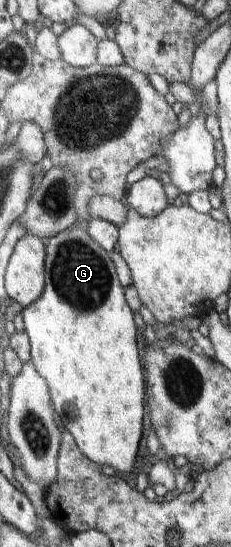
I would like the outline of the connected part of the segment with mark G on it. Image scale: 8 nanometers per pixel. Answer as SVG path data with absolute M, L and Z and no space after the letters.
M82 224L76 227L66 229L57 233L49 239L46 246L45 271L44 271L44 291L37 301L29 304L23 309L21 315L24 321L24 330L29 337L30 343L30 360L37 373L45 378L51 403L57 415L61 418L63 427L73 436L75 443L78 445L81 453L97 463L97 465L108 469L115 469L117 473L131 473L137 453L139 453L139 441L143 437L143 417L145 417L145 391L146 381L143 378L143 367L141 357L139 357L139 347L137 347L137 328L133 321L133 311L125 301L124 288L118 280L116 267L111 259L111 252L105 251L99 247L89 235Z

